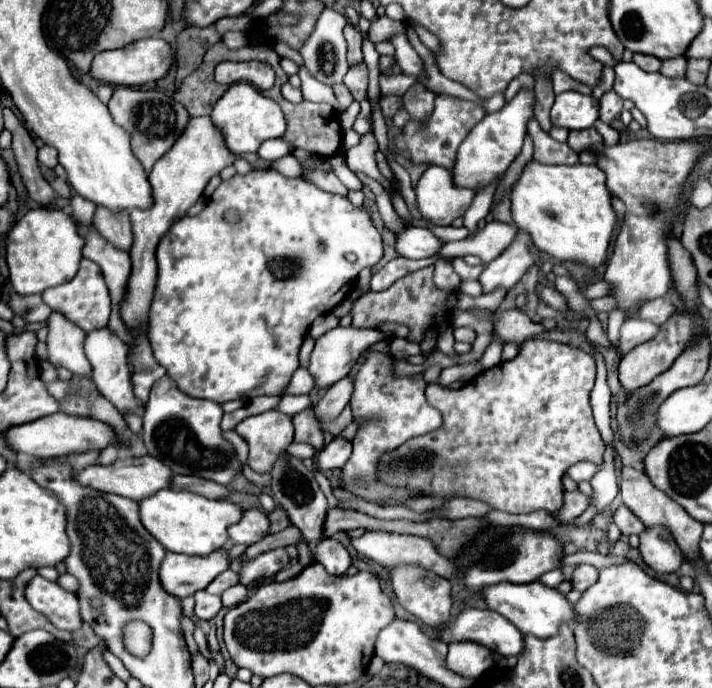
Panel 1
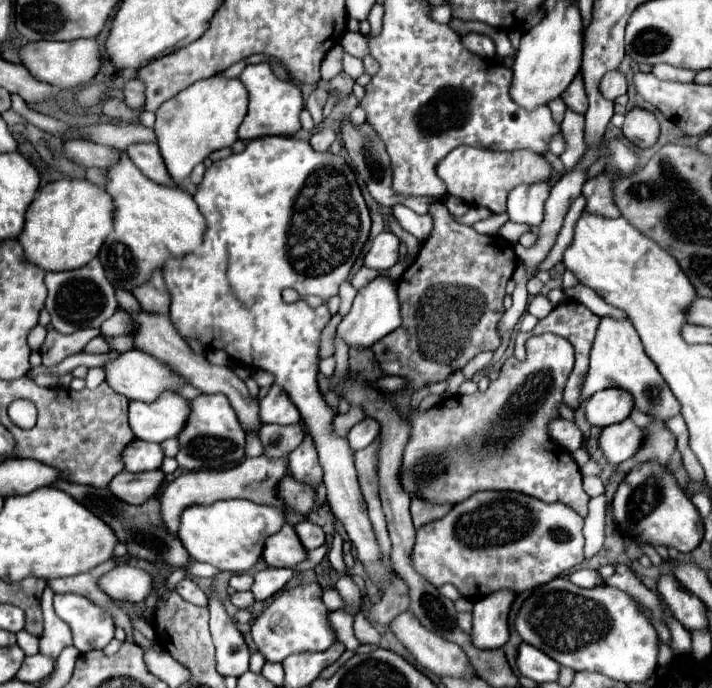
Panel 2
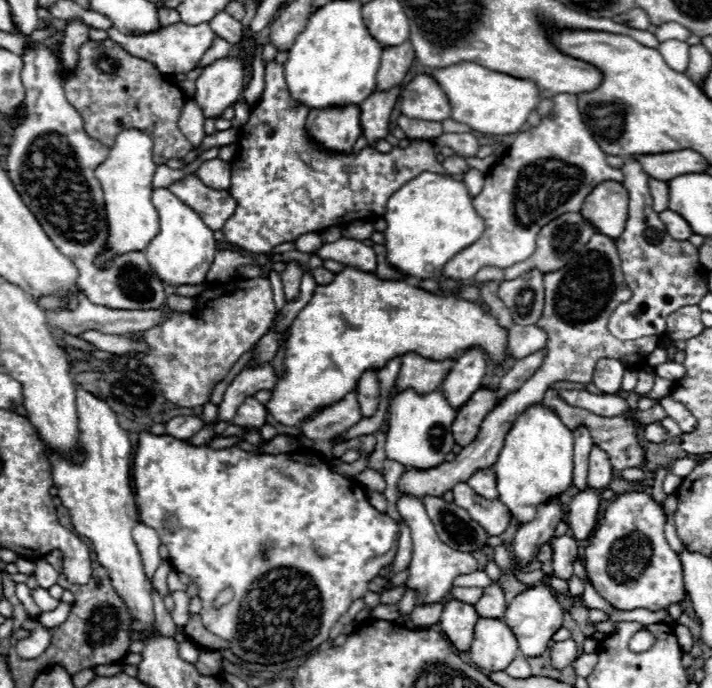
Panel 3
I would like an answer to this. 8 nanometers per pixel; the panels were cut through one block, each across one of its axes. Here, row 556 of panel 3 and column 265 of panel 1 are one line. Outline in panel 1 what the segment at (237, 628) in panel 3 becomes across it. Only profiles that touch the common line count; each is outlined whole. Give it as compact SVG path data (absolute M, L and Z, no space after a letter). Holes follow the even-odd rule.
M252 170L250 174L236 174L228 182L222 182L218 190L214 190L208 206L198 216L186 216L180 222L176 222L166 236L158 244L158 286L154 294L154 302L150 308L150 346L154 352L154 358L166 368L170 378L178 384L178 388L192 396L192 398L206 398L212 402L228 402L238 398L250 398L256 392L266 394L282 394L282 388L290 382L290 374L298 368L298 350L300 344L310 328L310 324L322 316L328 314L334 306L338 306L350 292L354 278L360 274L362 268L372 268L382 258L382 238L378 230L374 228L370 214L364 208L354 208L348 198L328 194L320 190L318 186L302 180L302 178L284 178L276 170ZM226 184L230 188L226 188ZM236 208L240 212L240 220L236 222L236 232L230 232L230 224L224 220L224 212ZM320 242L326 244L326 248L320 248Z

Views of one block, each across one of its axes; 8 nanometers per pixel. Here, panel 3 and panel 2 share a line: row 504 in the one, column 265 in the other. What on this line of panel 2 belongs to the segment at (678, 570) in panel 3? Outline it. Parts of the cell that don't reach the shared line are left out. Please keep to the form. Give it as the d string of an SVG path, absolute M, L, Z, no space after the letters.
M316 582L286 588L252 622L252 640L256 650L266 658L266 662L282 662L284 658L300 652L322 652L338 640L328 622L328 614L330 610L322 602L322 586Z

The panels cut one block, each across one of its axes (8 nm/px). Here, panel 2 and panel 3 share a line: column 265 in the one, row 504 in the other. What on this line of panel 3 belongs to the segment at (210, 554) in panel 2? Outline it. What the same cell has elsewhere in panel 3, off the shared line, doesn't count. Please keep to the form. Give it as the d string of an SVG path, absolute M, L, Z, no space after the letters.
M542 404L530 406L516 418L492 468L496 472L498 498L506 504L518 524L534 520L538 504L546 504L546 500L562 496L572 486L572 448L572 432L562 424L562 420L558 420L554 412L546 410Z

